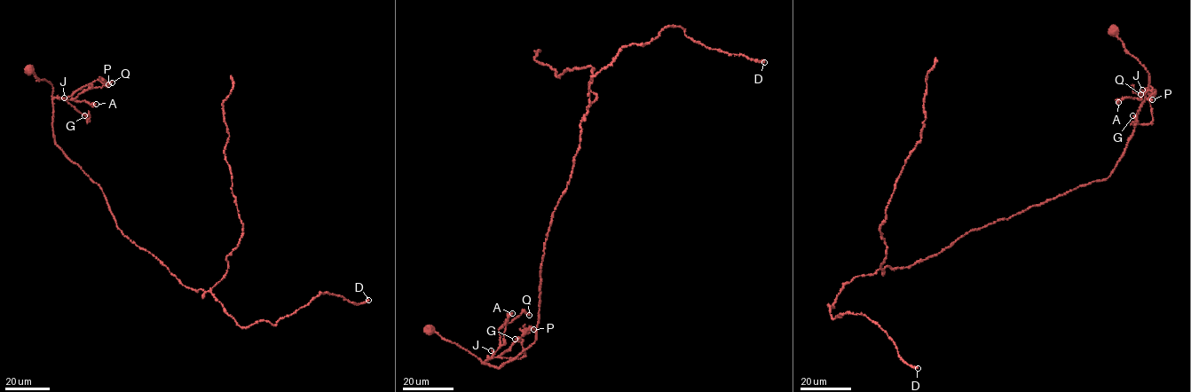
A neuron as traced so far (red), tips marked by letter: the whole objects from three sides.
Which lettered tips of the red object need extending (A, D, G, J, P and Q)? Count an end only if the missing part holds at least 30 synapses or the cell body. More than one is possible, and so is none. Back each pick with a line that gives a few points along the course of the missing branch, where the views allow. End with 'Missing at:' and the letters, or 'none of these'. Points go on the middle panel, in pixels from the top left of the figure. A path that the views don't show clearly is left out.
Missing at: none of these

